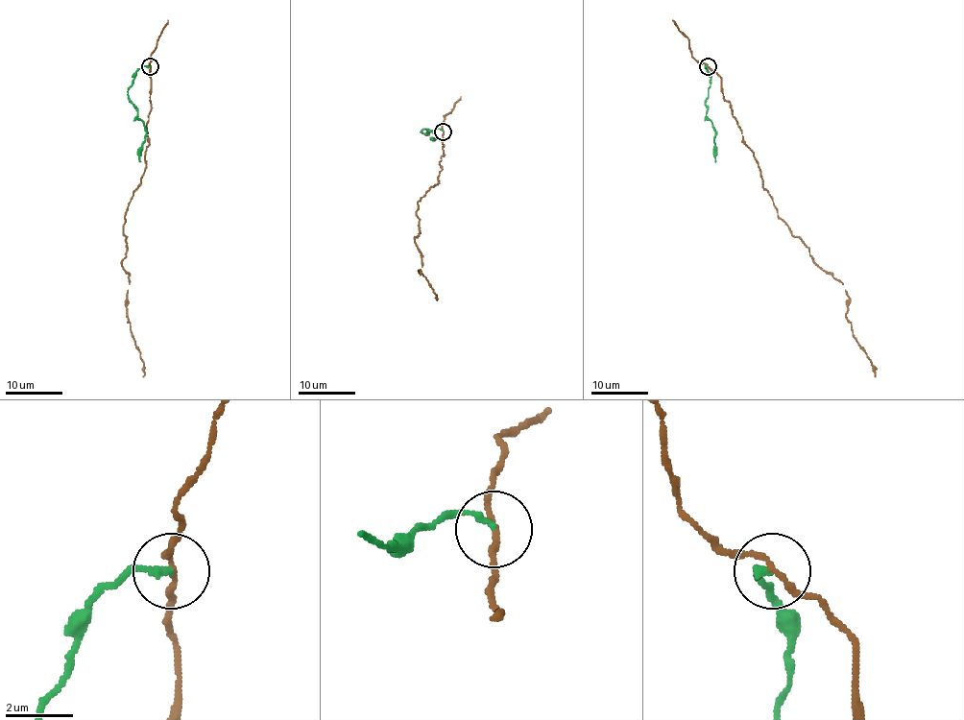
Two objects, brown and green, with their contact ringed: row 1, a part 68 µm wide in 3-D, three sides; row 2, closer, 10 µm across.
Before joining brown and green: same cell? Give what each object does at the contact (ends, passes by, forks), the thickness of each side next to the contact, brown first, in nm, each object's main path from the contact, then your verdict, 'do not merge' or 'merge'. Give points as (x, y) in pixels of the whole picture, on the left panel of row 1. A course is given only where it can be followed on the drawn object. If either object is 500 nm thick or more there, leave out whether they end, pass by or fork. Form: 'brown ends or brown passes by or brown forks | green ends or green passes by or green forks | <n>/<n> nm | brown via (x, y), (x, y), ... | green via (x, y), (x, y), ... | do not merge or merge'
brown passes by | green ends | 160/190 nm | brown via (150, 66), (146, 168), (125, 216), (128, 248), (122, 267), (129, 275), (128, 318), (143, 361), (143, 376) | green via (150, 66), (141, 66), (128, 91), (128, 98), (146, 132), (140, 162) | do not merge

